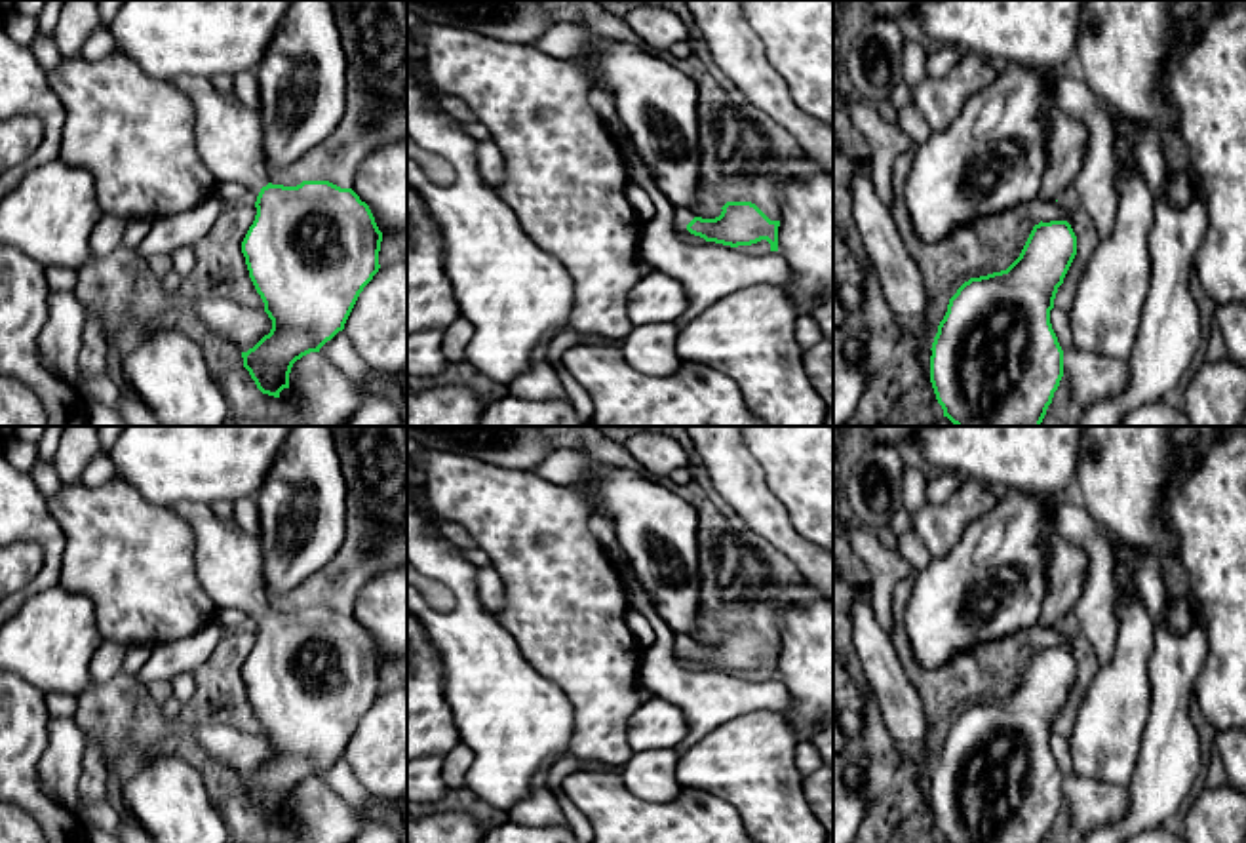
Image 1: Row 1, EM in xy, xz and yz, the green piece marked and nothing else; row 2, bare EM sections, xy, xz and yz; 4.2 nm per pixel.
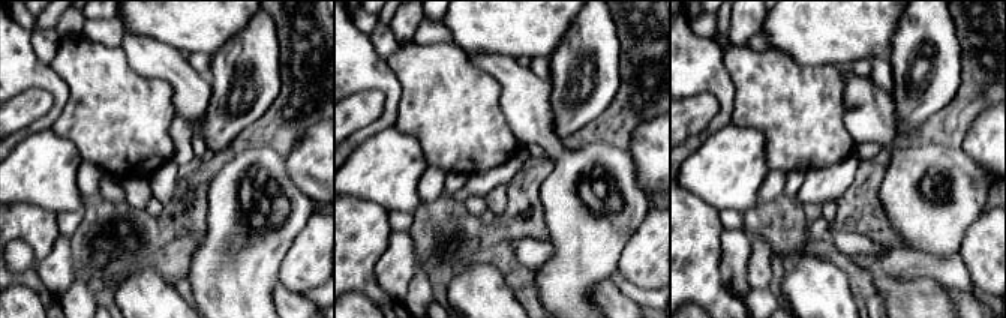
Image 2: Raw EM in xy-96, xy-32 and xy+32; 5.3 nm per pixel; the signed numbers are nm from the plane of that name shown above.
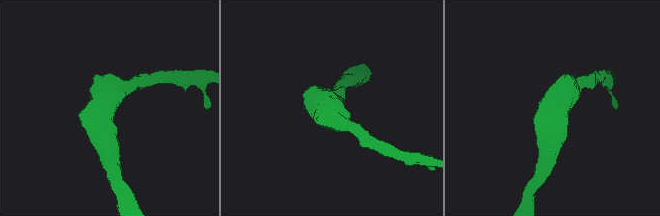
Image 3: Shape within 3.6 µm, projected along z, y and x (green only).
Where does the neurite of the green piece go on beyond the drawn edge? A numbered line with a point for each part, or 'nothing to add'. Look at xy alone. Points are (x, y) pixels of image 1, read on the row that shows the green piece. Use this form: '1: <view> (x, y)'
1: xy (229, 137)

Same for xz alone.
1: xz (681, 215)

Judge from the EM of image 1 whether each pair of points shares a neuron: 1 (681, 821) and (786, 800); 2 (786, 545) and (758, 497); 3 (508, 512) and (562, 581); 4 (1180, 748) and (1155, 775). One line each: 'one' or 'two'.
1: two
2: one
3: one
4: one

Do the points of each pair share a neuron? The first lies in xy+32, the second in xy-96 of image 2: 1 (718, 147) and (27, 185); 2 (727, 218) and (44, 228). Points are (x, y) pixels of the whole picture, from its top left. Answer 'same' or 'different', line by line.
1: same
2: different

